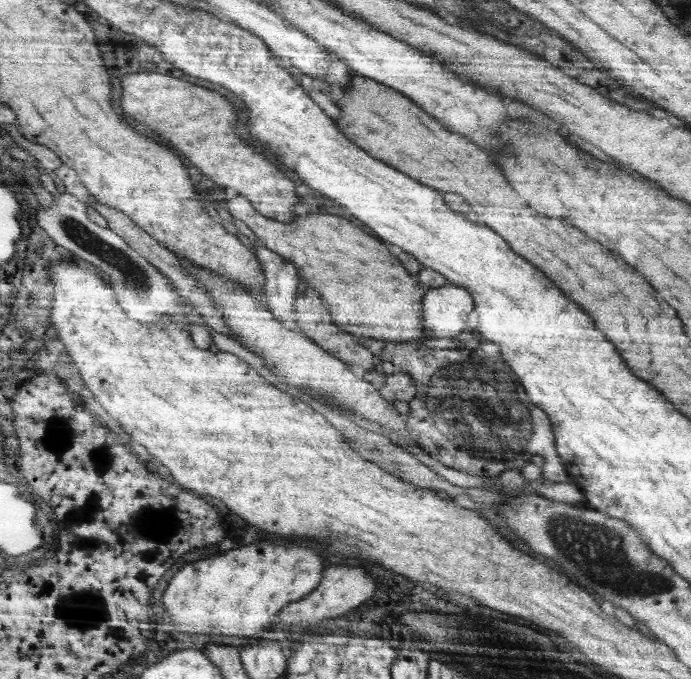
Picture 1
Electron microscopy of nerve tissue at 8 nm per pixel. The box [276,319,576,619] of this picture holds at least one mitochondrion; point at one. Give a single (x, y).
(474, 410)

